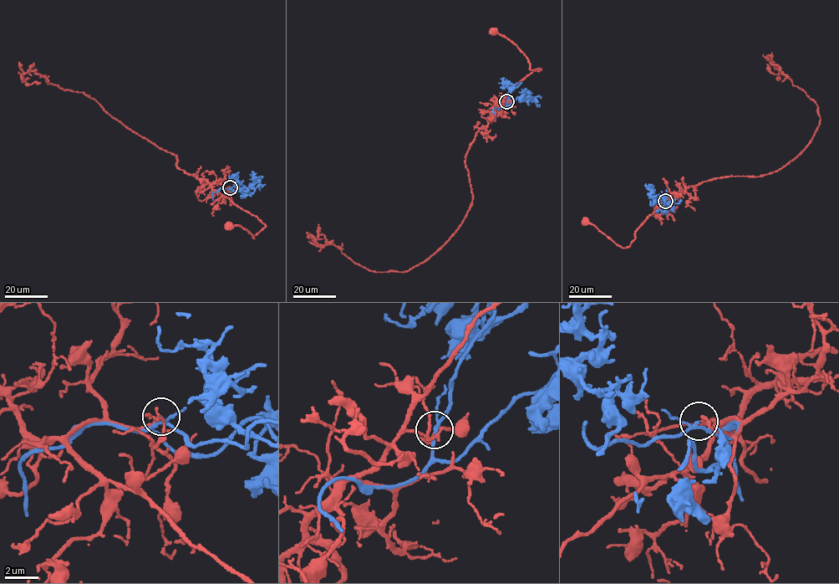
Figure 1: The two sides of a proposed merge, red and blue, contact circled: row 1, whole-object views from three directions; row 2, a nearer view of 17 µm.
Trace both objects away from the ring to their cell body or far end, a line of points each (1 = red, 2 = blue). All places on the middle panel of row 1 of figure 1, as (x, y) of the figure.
1: (507, 102), (502, 109), (497, 107), (512, 87), (541, 69), (531, 69), (527, 58), (515, 44), (494, 30)
2: (507, 101), (510, 105), (522, 94), (520, 101), (529, 96), (536, 98), (538, 105), (536, 107)

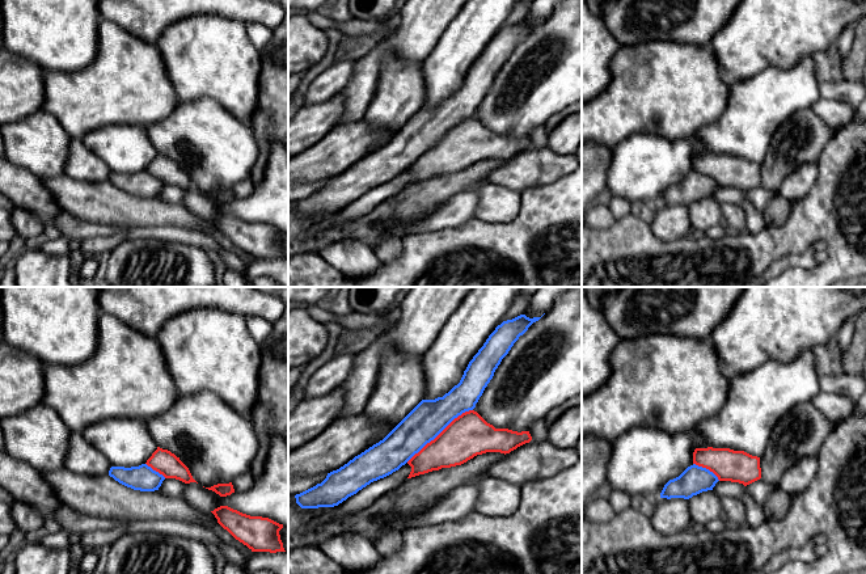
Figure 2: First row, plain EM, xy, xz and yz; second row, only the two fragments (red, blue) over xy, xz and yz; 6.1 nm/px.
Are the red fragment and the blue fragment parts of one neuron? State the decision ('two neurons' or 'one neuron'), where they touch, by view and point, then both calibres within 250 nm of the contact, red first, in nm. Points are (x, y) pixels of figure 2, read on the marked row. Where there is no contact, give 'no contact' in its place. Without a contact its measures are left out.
two neurons | xz (440, 433) | 260/220 nm

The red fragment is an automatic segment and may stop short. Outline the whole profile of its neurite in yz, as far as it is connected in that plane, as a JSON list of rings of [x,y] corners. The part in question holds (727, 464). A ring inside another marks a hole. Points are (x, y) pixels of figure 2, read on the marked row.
[[[696,448],[693,464],[713,472],[719,481],[739,482],[744,486],[761,478],[760,457],[730,448]]]

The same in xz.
[[[469,410],[455,418],[434,440],[407,461],[411,467],[407,478],[461,465],[486,452],[506,455],[531,440],[529,431],[495,429],[477,411]]]

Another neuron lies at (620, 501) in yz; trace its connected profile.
[[[611,489],[608,499],[614,514],[621,514],[631,507],[631,495],[624,490]]]

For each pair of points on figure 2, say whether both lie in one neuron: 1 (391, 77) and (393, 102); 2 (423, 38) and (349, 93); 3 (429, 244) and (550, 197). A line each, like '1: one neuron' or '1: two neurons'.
1: one neuron
2: one neuron
3: one neuron

